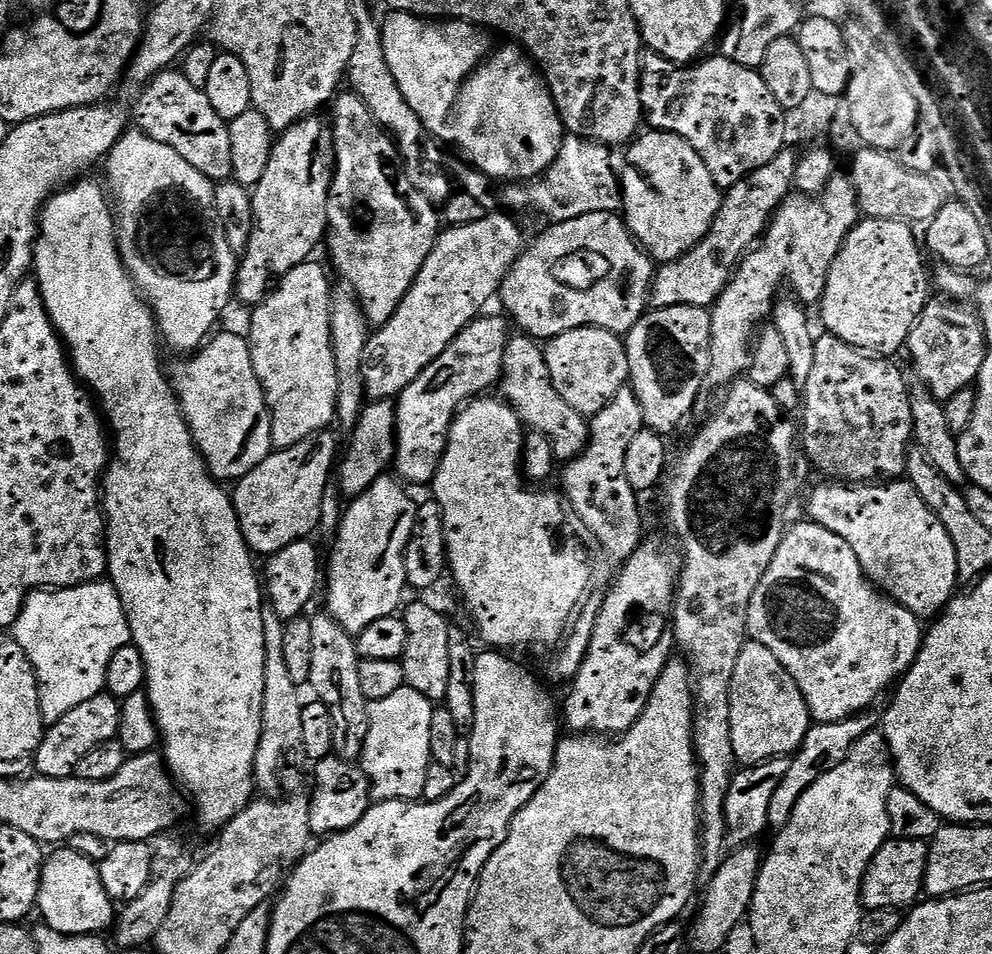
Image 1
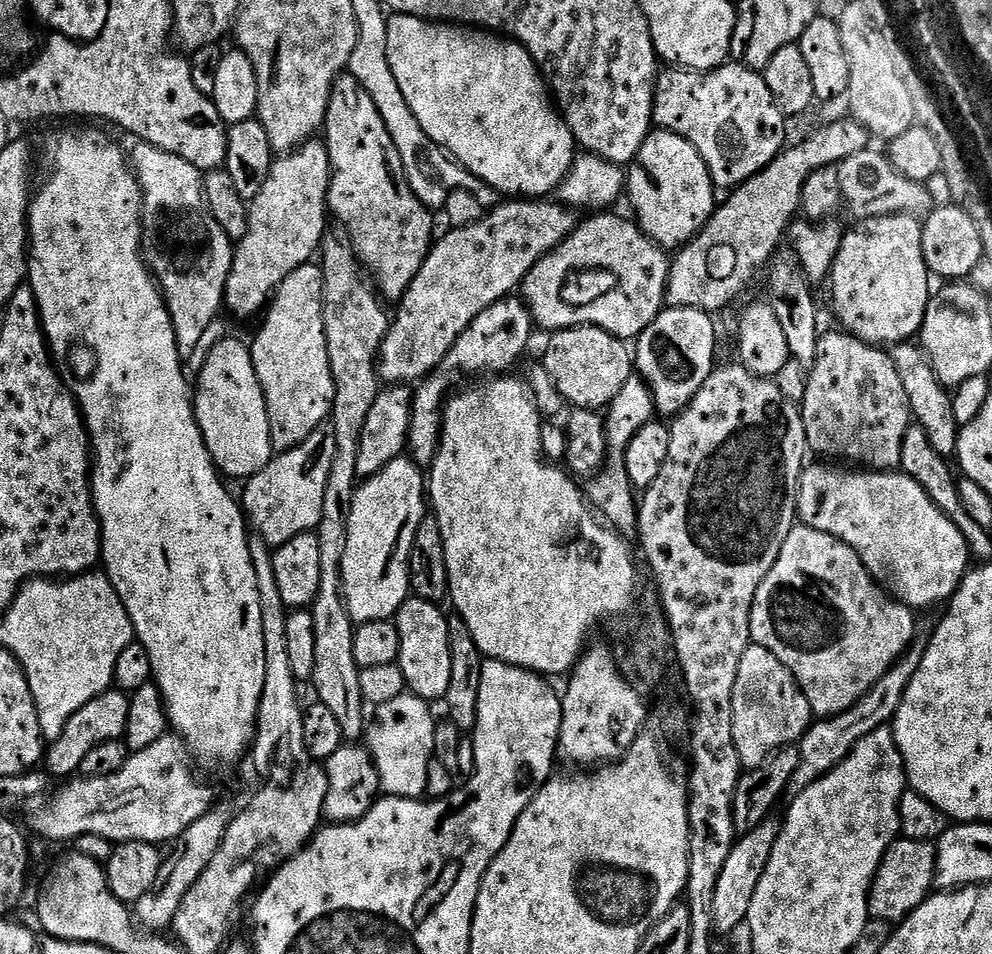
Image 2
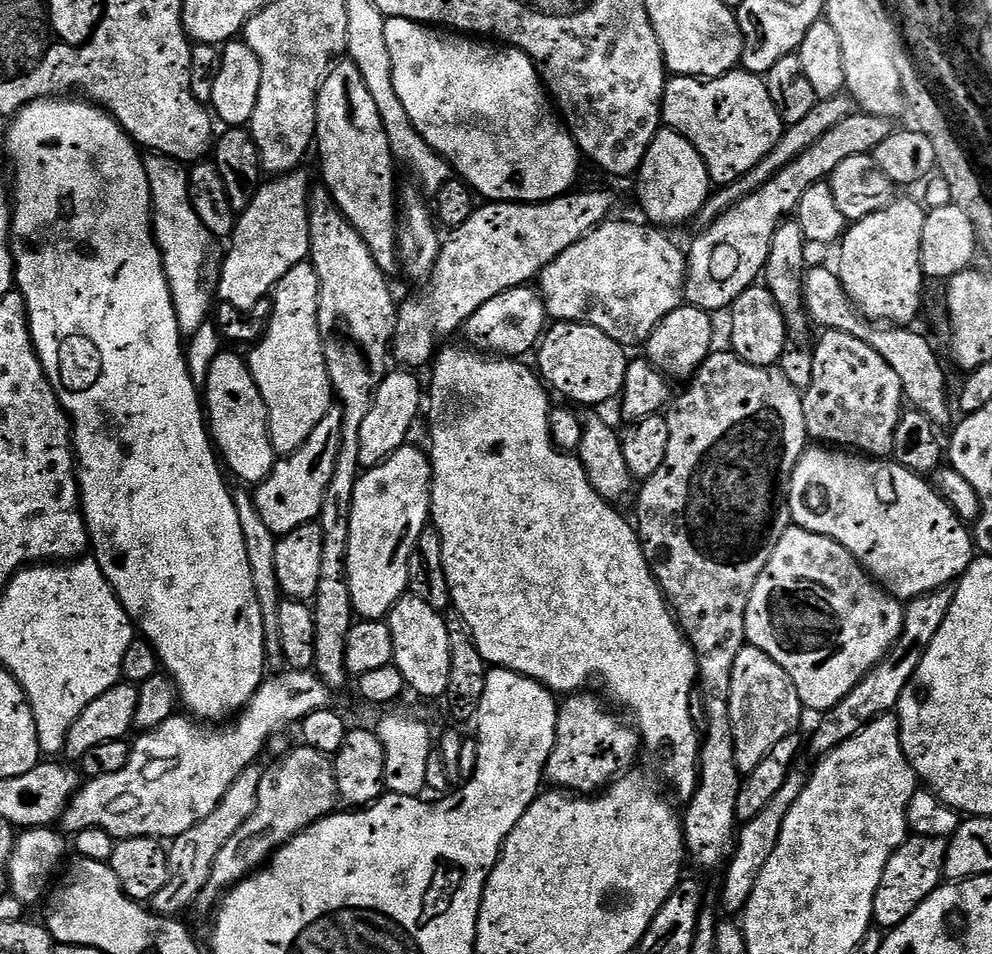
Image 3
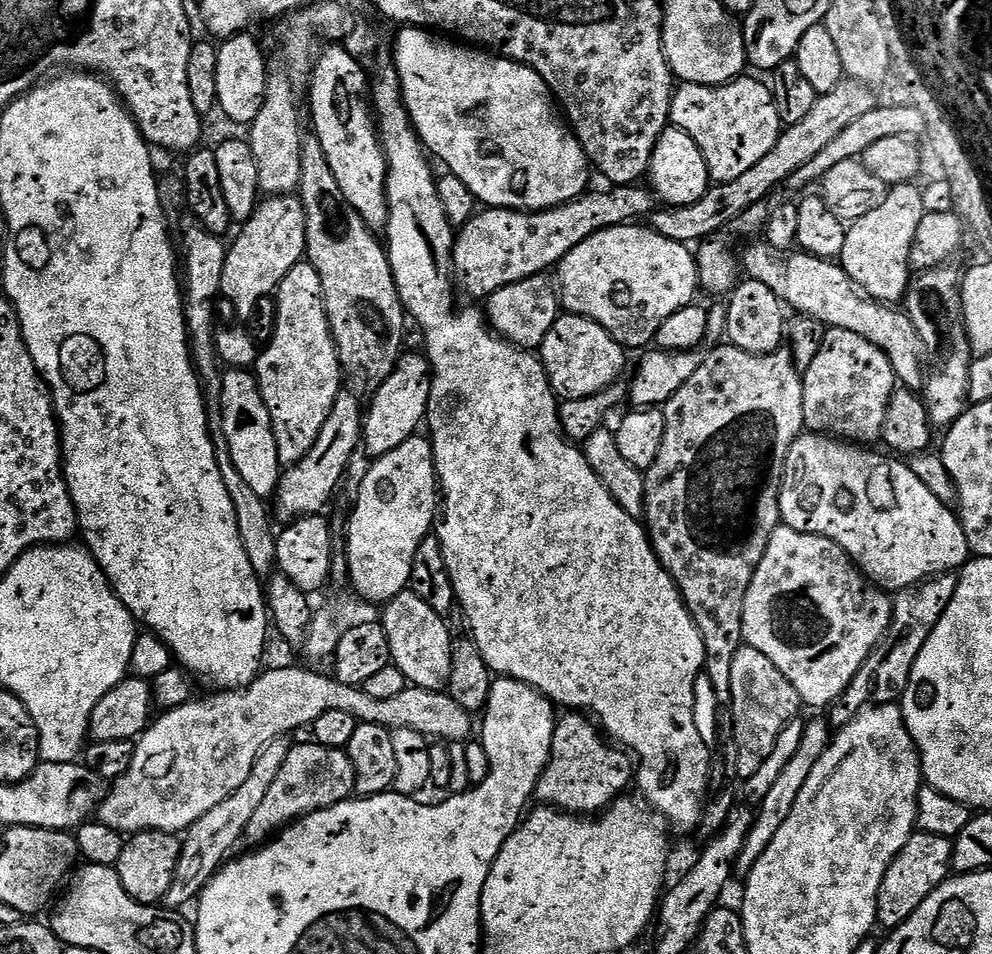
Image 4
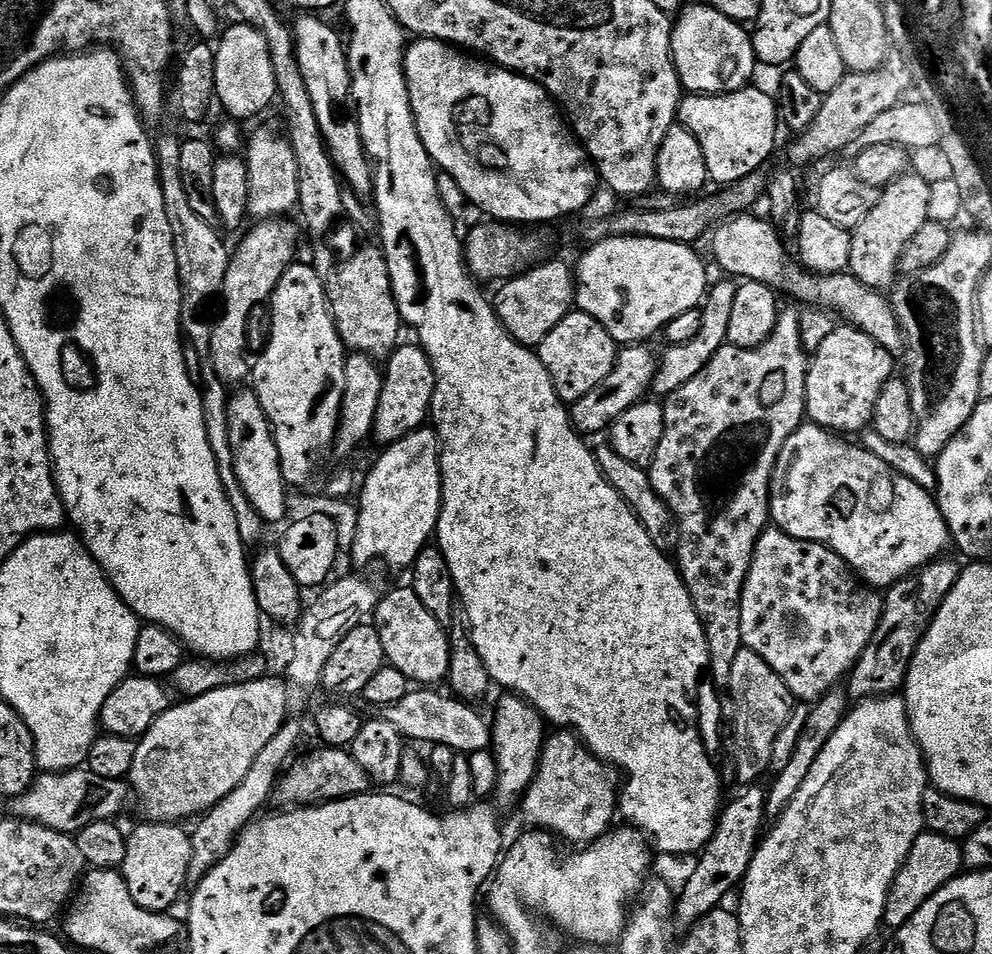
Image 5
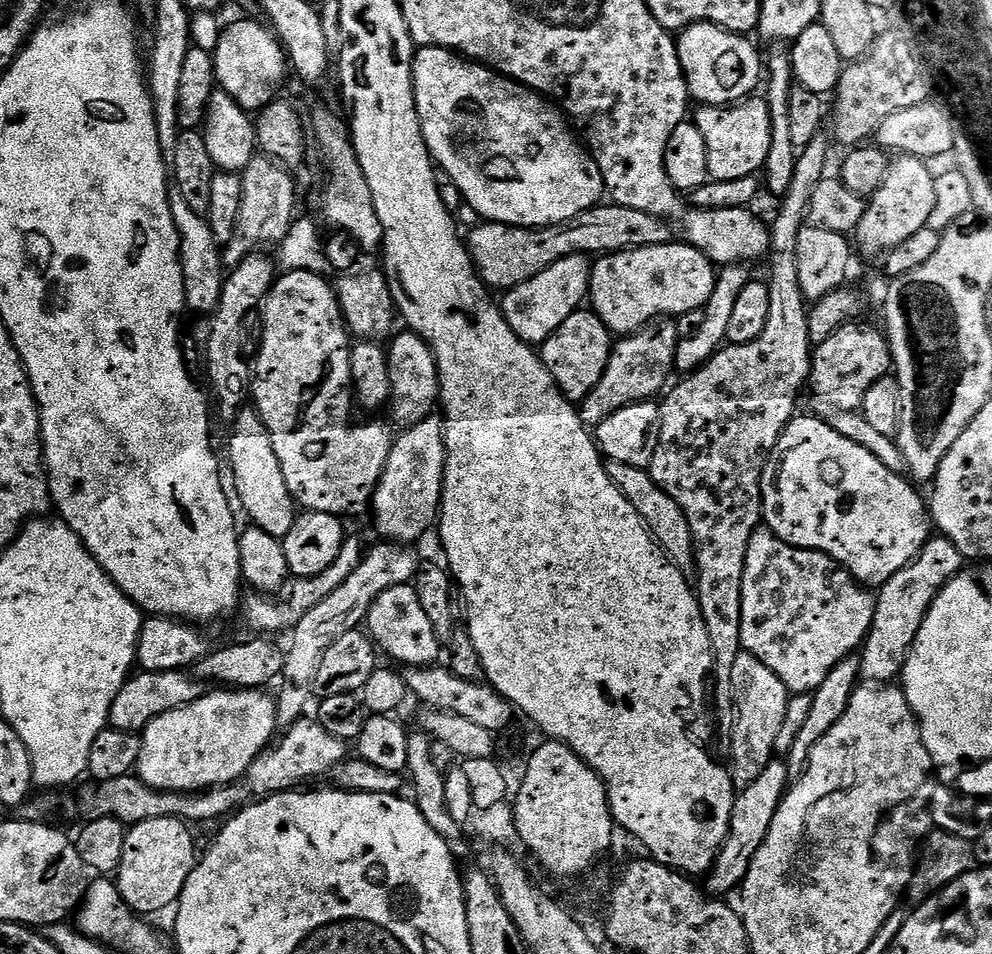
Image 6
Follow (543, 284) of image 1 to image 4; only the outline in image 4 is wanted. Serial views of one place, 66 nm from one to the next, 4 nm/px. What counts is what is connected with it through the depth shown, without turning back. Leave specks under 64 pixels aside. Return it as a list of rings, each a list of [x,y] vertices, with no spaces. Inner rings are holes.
[[[636,222],[624,223],[594,233],[566,253],[554,272],[563,311],[598,322],[598,326],[602,326],[628,350],[647,349],[655,341],[662,322],[678,310],[689,307],[700,288],[693,249],[670,238],[662,238],[662,234],[655,232],[651,226],[639,228],[638,225]]]

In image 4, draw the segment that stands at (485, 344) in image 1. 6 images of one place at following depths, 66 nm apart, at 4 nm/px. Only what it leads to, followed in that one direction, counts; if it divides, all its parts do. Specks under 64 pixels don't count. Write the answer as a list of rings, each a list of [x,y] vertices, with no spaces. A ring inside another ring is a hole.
[[[544,274],[503,286],[487,297],[486,304],[486,320],[492,331],[509,344],[525,350],[539,349],[546,334],[550,334],[550,326],[554,326],[554,322],[562,315],[557,285]]]

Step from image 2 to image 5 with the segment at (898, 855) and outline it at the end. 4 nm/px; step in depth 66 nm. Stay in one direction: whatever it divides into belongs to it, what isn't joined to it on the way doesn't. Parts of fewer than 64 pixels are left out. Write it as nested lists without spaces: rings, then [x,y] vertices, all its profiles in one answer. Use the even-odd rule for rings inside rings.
[[[927,830],[921,832],[914,846],[910,846],[910,854],[906,854],[902,862],[902,870],[898,870],[890,886],[890,894],[884,911],[884,924],[887,927],[890,926],[889,929],[895,930],[906,922],[910,922],[914,914],[918,914],[920,907],[931,896],[938,894],[942,886],[946,886],[951,880],[961,875],[964,867],[964,849],[961,841],[951,840],[942,834],[934,834]]]

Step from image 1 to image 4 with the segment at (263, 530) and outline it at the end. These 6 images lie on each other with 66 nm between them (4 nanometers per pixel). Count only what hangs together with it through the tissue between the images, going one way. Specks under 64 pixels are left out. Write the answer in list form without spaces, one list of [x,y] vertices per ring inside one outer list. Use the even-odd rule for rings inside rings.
[[[348,386],[341,387],[338,398],[330,410],[330,418],[326,418],[326,426],[322,426],[322,434],[318,434],[318,442],[298,463],[285,467],[280,477],[280,485],[276,488],[274,503],[291,522],[301,516],[314,516],[325,511],[328,499],[336,492],[352,455],[358,452],[362,444],[364,430],[365,405],[360,405],[360,396],[351,392]]]

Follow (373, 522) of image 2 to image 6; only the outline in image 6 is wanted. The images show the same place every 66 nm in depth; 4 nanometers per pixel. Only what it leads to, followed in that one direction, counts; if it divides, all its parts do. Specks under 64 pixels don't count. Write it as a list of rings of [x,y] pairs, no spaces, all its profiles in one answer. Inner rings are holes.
[[[439,415],[428,416],[413,428],[405,428],[393,439],[390,458],[384,467],[384,473],[376,483],[376,492],[372,496],[370,512],[376,515],[376,528],[383,539],[388,542],[399,542],[408,546],[428,527],[433,527],[440,510],[440,493],[444,490],[444,425]]]

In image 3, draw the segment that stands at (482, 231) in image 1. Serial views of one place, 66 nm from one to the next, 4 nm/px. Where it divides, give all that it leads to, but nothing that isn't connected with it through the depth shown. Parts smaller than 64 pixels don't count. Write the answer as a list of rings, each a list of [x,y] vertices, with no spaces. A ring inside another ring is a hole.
[[[581,190],[568,193],[558,199],[545,200],[542,203],[524,204],[516,201],[491,201],[483,203],[462,226],[453,229],[441,243],[435,269],[430,277],[432,289],[422,296],[404,301],[397,309],[396,334],[393,340],[393,359],[410,370],[427,367],[435,357],[440,338],[446,338],[455,331],[461,331],[466,321],[478,308],[496,298],[506,290],[523,287],[531,283],[541,269],[549,265],[554,258],[578,242],[586,233],[609,219],[616,206],[612,193],[606,190]]]

